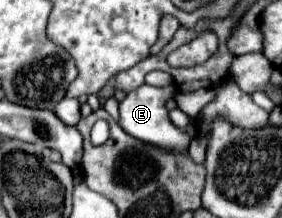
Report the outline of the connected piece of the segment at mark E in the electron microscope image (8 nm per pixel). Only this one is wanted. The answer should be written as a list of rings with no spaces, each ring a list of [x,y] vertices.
[[[149,84],[139,86],[137,90],[133,90],[133,94],[127,94],[125,100],[119,104],[119,114],[121,114],[119,126],[129,136],[133,136],[141,142],[147,142],[155,148],[163,148],[163,150],[169,150],[169,152],[175,152],[175,154],[181,154],[181,150],[185,152],[189,148],[191,136],[185,134],[185,130],[173,126],[173,122],[169,120],[167,108],[165,108],[165,100],[173,98],[175,92],[177,92],[175,86],[169,86],[169,88],[155,88],[155,86],[149,86]]]

